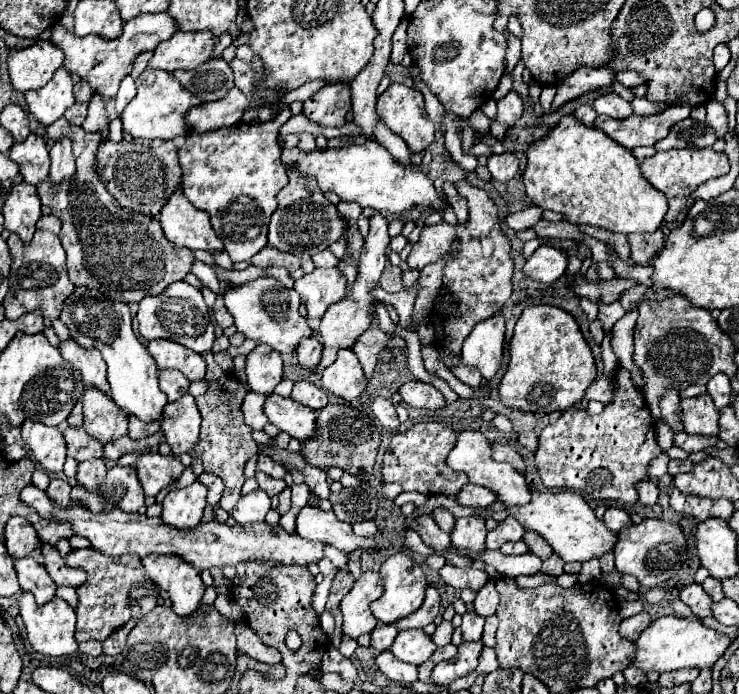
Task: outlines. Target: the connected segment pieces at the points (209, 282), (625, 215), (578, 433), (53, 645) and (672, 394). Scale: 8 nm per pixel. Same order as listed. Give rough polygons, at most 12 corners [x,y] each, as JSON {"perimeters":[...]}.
{"perimeters":[[[200,260],[192,262],[192,274],[214,292],[220,290],[214,270]],[[564,114],[526,196],[574,224],[654,232],[666,196],[628,148]],[[626,368],[598,416],[542,430],[546,488],[590,506],[638,502],[662,450]],[[18,598],[28,640],[44,656],[74,654],[76,612],[66,600]],[[668,390],[660,398],[664,422],[674,430],[680,428],[676,406],[680,404],[678,392]]]}

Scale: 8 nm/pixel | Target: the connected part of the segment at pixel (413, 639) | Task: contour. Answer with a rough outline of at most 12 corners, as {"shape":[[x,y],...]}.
{"shape":[[424,630],[398,632],[390,650],[402,662],[420,666],[436,644]]}

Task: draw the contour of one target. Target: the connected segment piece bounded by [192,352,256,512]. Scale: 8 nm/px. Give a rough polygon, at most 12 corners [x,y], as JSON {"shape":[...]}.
{"shape":[[204,352],[210,390],[202,414],[204,472],[226,486],[232,512],[244,464],[256,454],[240,404],[250,390]]}

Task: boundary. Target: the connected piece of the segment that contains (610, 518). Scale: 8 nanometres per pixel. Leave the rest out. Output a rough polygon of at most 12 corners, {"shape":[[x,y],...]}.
{"shape":[[608,508],[604,524],[620,534],[632,526],[630,516],[620,508]]}

